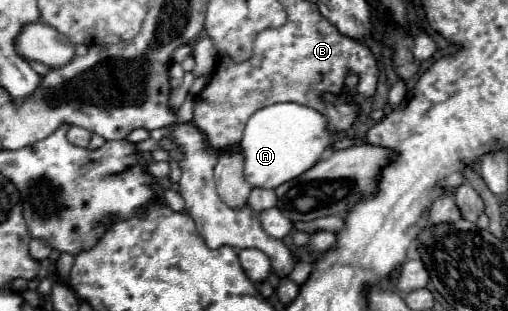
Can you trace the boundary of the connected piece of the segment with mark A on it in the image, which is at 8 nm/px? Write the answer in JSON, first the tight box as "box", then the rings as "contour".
{"box":[239,103,345,189],"contour":[[[275,103],[275,105],[263,107],[255,115],[251,115],[251,119],[247,121],[245,131],[243,131],[243,139],[239,145],[239,149],[243,151],[243,157],[245,157],[245,179],[253,187],[275,189],[277,185],[283,185],[285,181],[291,181],[291,179],[299,177],[301,173],[305,173],[307,169],[311,169],[321,159],[321,155],[327,149],[331,149],[335,141],[339,141],[343,137],[345,137],[345,131],[327,129],[327,117],[323,117],[319,111],[315,111],[307,105]]]}

